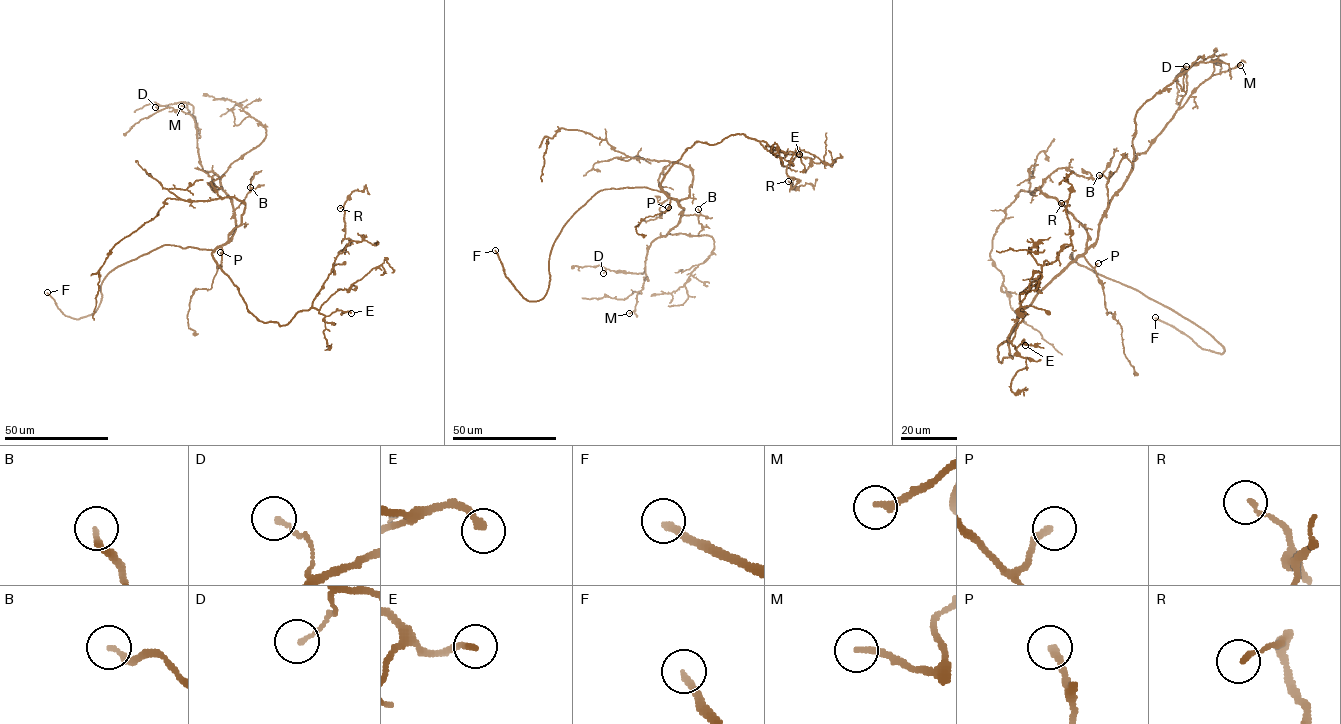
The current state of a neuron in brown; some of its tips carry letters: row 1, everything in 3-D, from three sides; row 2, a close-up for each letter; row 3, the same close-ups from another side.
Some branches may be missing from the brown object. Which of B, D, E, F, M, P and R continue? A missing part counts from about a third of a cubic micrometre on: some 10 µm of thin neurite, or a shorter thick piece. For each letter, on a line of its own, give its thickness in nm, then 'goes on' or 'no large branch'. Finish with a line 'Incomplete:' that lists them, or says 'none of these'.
B: 180 nm | no large branch
D: 150 nm | no large branch
E: 220 nm | goes on
F: 240 nm | goes on
M: 240 nm | goes on
P: 240 nm | no large branch
R: 150 nm | no large branch
Incomplete: E, F, M

